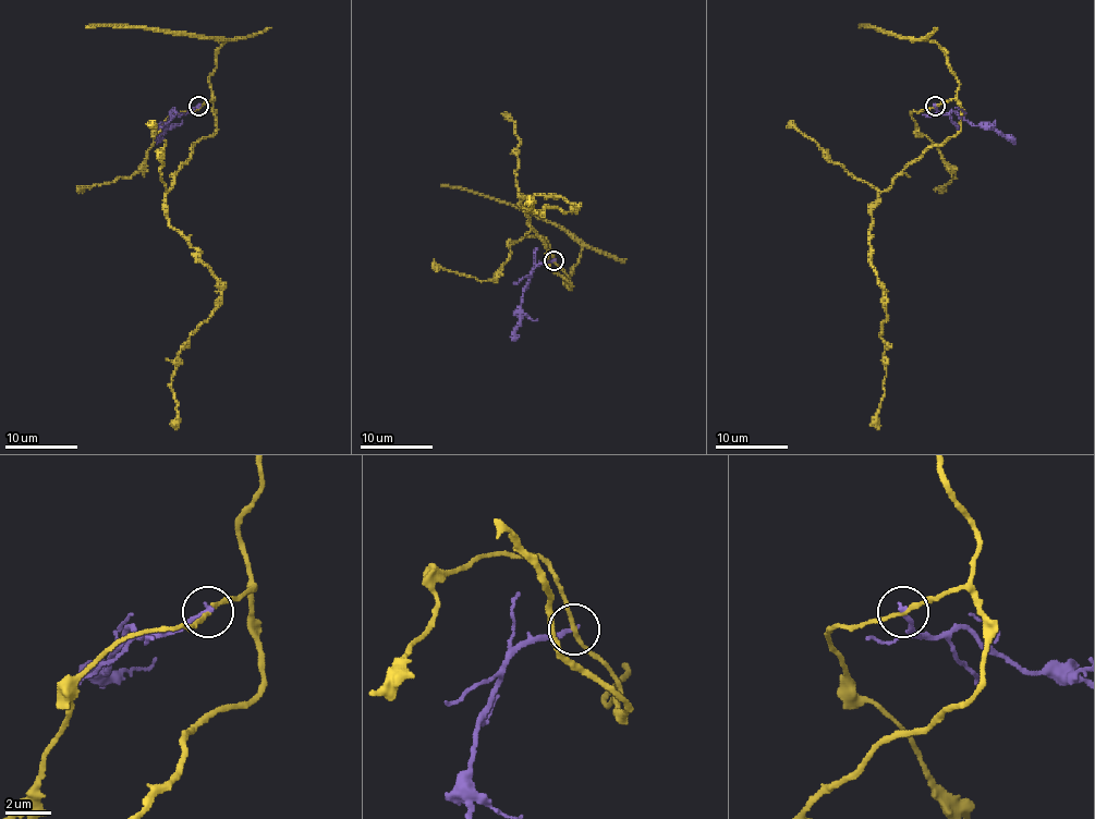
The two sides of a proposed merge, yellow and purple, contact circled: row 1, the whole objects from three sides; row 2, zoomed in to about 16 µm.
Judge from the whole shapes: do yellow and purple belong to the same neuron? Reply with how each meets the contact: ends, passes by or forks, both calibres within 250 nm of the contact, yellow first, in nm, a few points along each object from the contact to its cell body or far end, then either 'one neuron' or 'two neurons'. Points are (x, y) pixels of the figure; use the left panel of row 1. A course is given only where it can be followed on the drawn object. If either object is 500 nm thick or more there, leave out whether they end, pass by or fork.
yellow passes by; purple ends; calibres 170 and 240 nm; course yellow (198, 106), (213, 98), (217, 130), (173, 176), (168, 222), (220, 289), (218, 307), (179, 355), (174, 429); course purple (198, 106), (179, 114), (174, 111), (157, 144); two neurons

